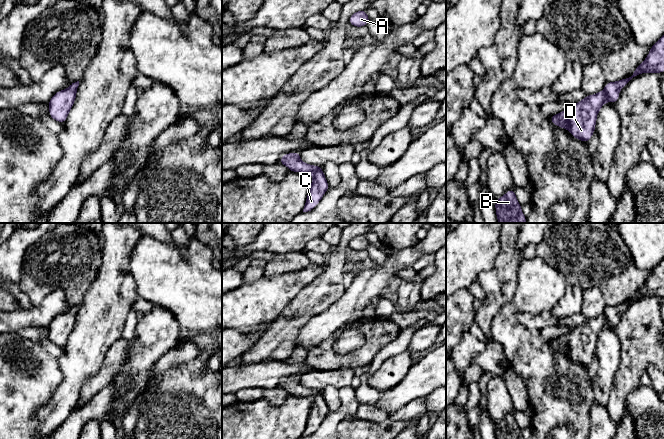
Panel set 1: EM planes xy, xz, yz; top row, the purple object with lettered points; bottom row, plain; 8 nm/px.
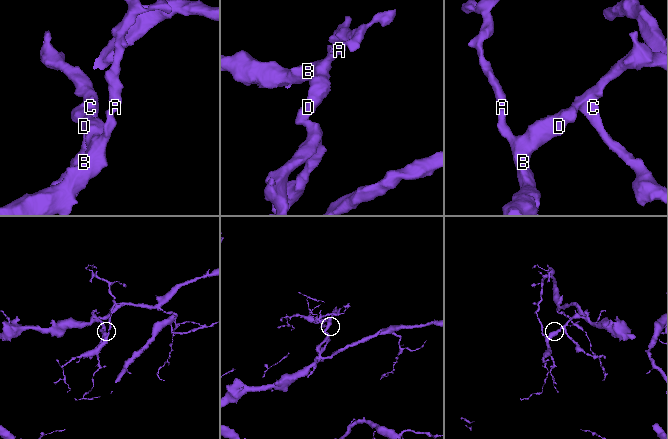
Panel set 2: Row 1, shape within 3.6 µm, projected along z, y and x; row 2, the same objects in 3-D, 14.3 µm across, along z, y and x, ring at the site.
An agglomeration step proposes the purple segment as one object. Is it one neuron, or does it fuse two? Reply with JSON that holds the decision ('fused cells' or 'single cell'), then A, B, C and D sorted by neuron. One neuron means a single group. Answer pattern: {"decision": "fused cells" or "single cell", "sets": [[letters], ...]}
{"decision": "single cell", "sets": [["A", "B", "C", "D"]]}

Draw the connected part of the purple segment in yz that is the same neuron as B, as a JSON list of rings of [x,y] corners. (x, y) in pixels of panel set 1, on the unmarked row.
[[[509,413],[495,425],[496,439],[523,439],[515,415]]]

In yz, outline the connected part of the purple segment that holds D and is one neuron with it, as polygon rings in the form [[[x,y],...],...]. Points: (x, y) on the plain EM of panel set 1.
[[[664,259],[650,272],[644,286],[634,294],[631,300],[616,306],[607,306],[603,315],[587,319],[569,334],[551,340],[550,345],[560,352],[566,352],[576,363],[588,366],[595,355],[597,338],[602,330],[607,325],[615,328],[620,314],[643,296],[664,296]]]

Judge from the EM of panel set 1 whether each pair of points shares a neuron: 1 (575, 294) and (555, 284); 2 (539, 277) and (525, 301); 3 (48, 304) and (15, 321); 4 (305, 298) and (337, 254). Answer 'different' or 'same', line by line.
1: different
2: same
3: same
4: same

